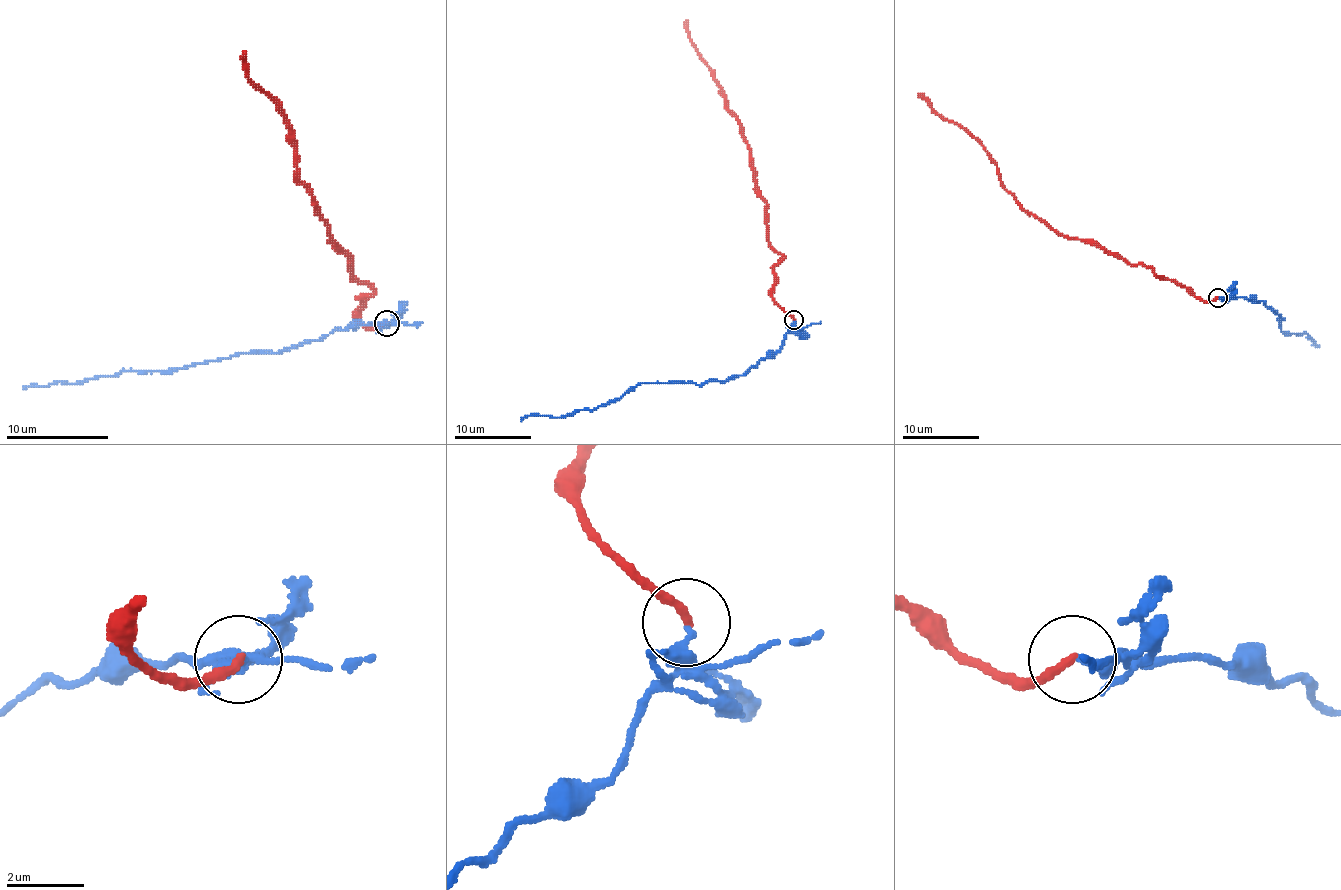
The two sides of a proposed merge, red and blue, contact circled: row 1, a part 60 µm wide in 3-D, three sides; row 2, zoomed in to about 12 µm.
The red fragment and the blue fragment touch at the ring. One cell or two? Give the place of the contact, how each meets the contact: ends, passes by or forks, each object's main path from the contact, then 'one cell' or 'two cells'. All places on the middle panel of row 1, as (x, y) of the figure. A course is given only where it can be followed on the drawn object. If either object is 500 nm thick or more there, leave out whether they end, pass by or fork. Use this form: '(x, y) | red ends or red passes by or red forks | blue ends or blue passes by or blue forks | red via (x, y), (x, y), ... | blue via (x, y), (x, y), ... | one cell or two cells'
(794, 320) | red ends | blue ends | red via (793, 319), (772, 296), (774, 266), (784, 256), (768, 241), (766, 202), (743, 127), (690, 39), (688, 20) | blue via (793, 321), (780, 348), (741, 375), (699, 385), (642, 383), (592, 409), (559, 417), (527, 415), (521, 421) | two cells

